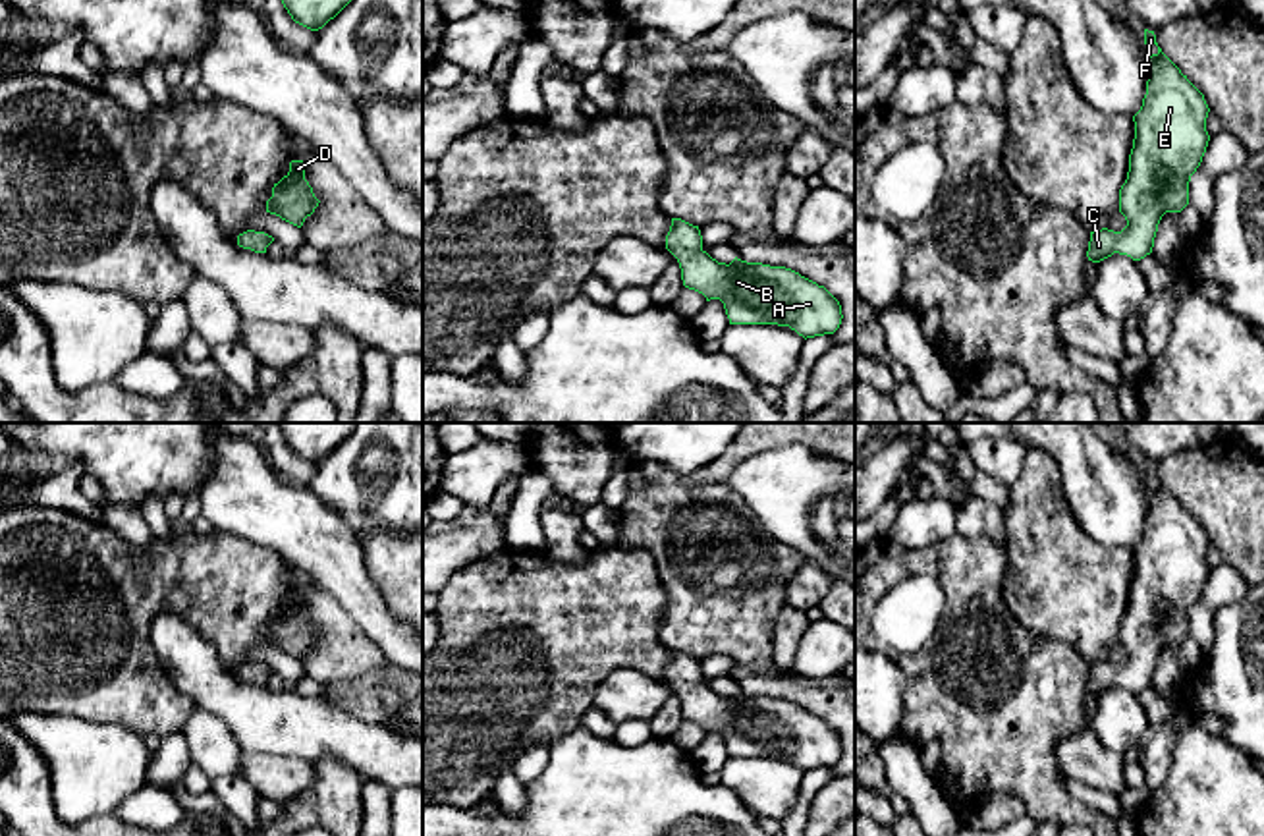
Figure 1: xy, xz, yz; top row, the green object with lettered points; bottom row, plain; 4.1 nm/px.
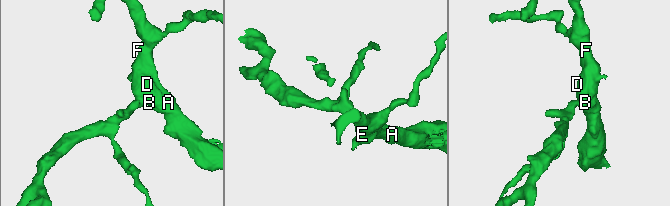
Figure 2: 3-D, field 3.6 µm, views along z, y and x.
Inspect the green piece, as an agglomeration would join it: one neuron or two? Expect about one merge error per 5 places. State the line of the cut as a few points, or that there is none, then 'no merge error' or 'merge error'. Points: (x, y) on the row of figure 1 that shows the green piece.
cut none; no merge error

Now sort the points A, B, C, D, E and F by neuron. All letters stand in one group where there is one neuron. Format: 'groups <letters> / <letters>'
groups A B C D E F

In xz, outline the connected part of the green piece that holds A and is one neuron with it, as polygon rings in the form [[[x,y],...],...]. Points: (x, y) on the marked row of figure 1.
[[[672,218],[666,249],[679,263],[683,286],[702,293],[706,301],[720,299],[729,324],[789,326],[805,340],[834,334],[841,324],[841,305],[824,286],[785,266],[747,263],[737,257],[729,265],[718,263],[702,249],[699,226],[681,218]]]

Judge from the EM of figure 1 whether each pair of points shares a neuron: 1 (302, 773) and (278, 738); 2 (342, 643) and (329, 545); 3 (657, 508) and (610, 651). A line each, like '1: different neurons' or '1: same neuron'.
1: different neurons
2: different neurons
3: different neurons

